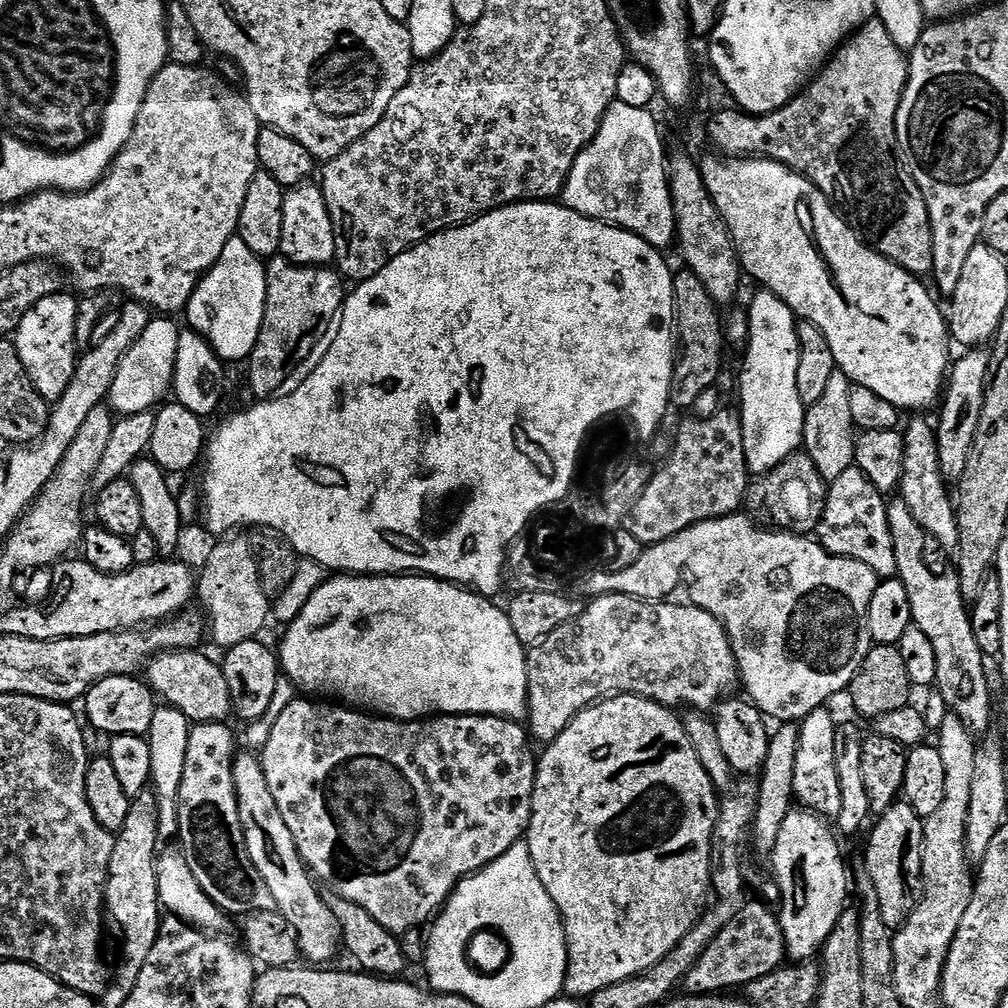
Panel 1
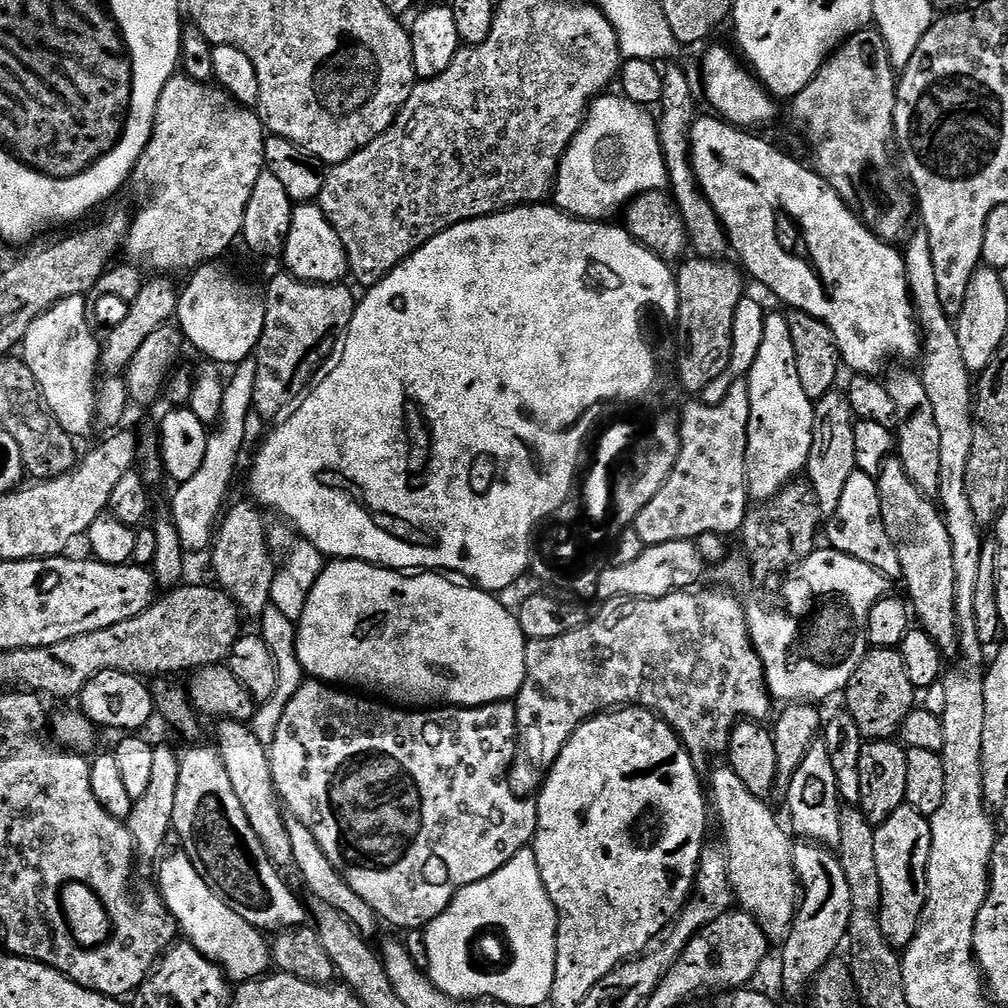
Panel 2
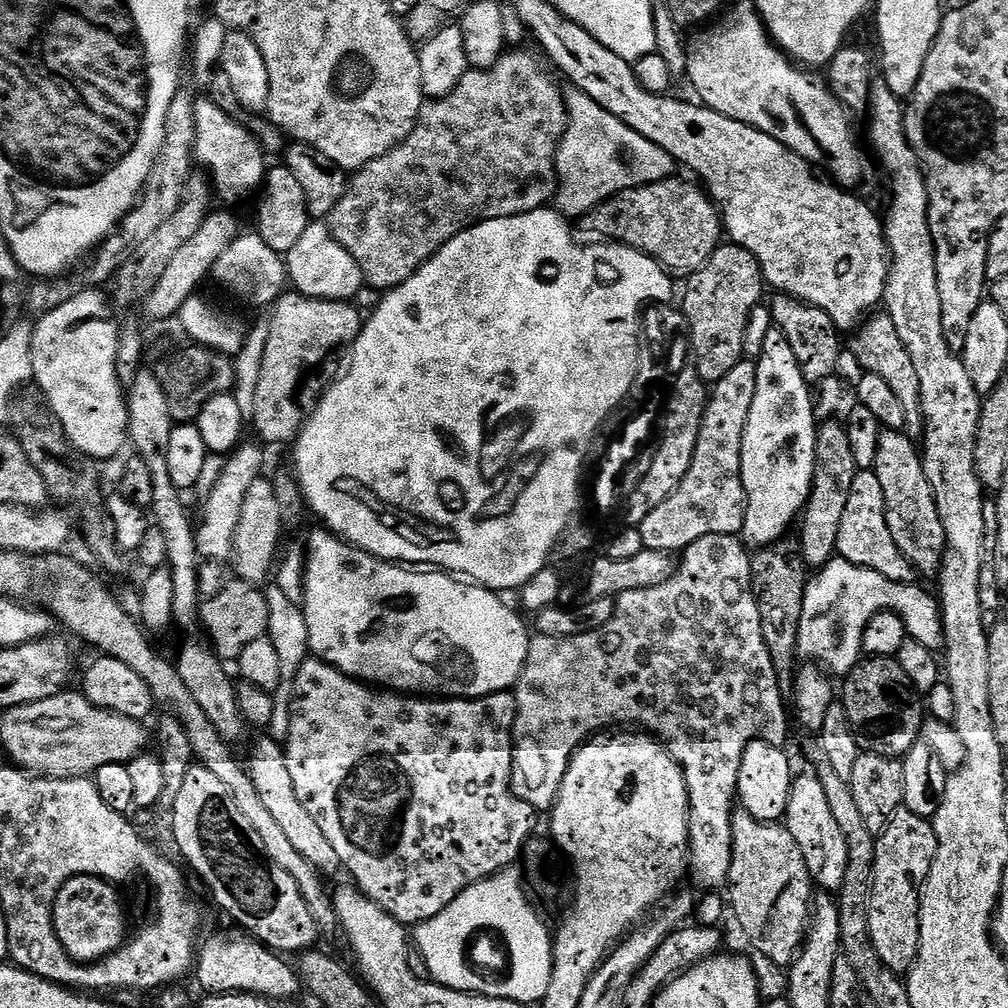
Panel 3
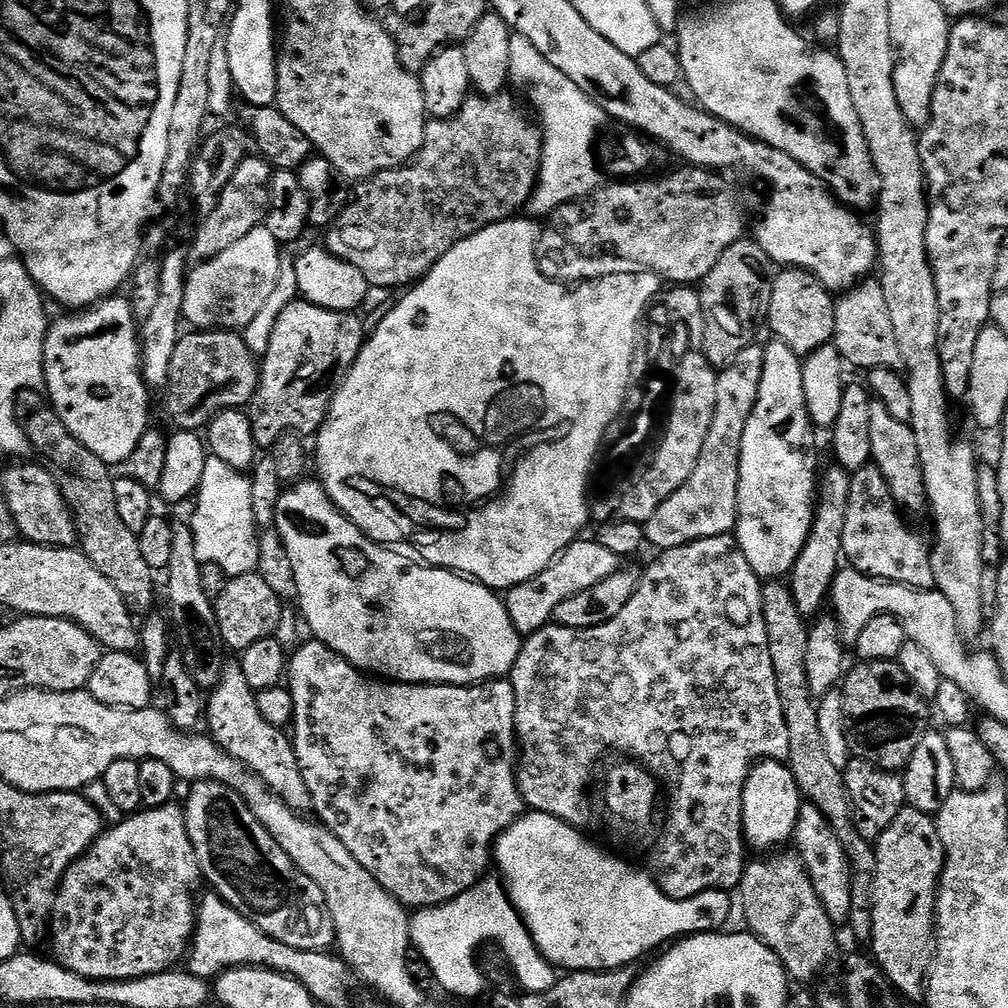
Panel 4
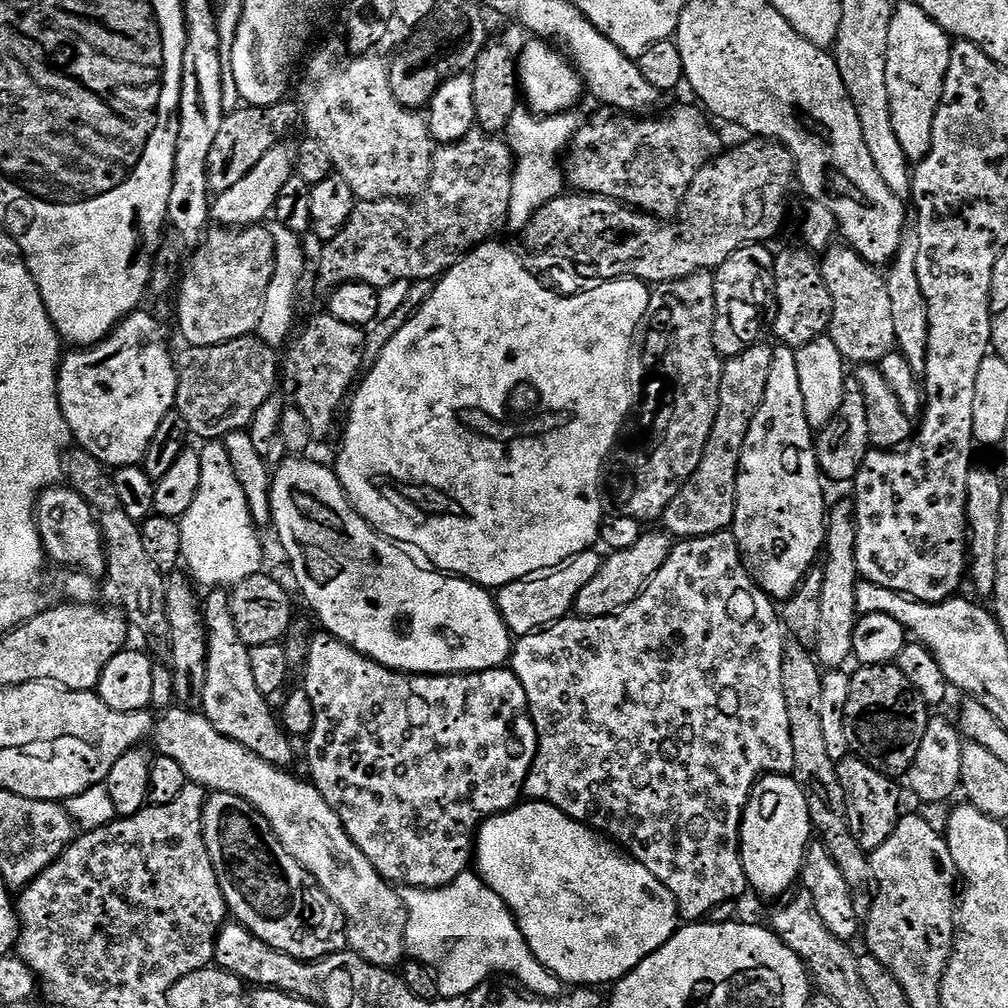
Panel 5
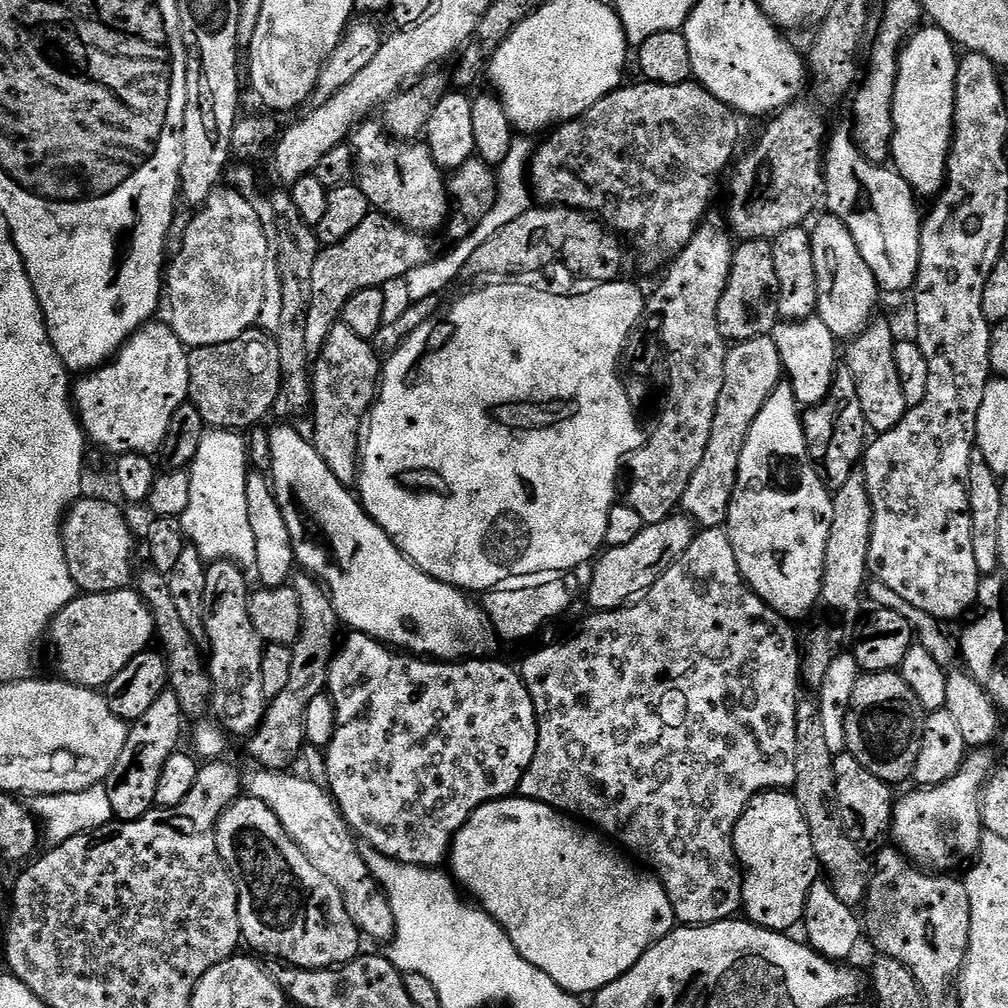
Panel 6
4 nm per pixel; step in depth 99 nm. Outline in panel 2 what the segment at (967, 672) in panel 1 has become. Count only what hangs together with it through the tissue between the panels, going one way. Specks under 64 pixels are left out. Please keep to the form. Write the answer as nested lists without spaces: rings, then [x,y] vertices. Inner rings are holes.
[[[899,458],[885,462],[876,477],[876,485],[886,534],[890,542],[894,542],[894,550],[898,550],[898,562],[902,562],[900,580],[908,591],[911,611],[915,619],[916,616],[920,619],[919,627],[939,646],[941,653],[948,658],[955,657],[960,647],[960,630],[956,626],[954,546],[950,542],[950,530],[946,530],[939,507],[910,482]]]

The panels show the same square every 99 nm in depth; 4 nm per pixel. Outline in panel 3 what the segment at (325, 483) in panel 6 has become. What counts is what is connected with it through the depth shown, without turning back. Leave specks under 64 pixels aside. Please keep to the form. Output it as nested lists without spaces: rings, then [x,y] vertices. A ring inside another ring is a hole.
[[[316,526],[306,537],[306,547],[302,607],[315,659],[324,660],[354,680],[401,694],[475,698],[509,691],[520,679],[528,657],[530,628],[528,632],[520,621],[521,613],[507,608],[497,593],[443,570],[413,570],[379,560],[323,526]]]

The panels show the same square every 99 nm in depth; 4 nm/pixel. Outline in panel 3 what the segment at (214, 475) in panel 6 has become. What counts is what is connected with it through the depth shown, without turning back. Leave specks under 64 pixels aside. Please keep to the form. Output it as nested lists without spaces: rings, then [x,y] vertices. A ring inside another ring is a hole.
[[[241,443],[225,459],[224,469],[218,482],[214,482],[214,486],[206,494],[208,502],[204,506],[204,521],[201,524],[199,521],[196,528],[196,549],[205,561],[226,560],[228,562],[233,559],[235,530],[238,527],[238,518],[241,515],[242,502],[245,501],[246,490],[264,472],[263,450],[265,449],[259,443],[256,444]]]

